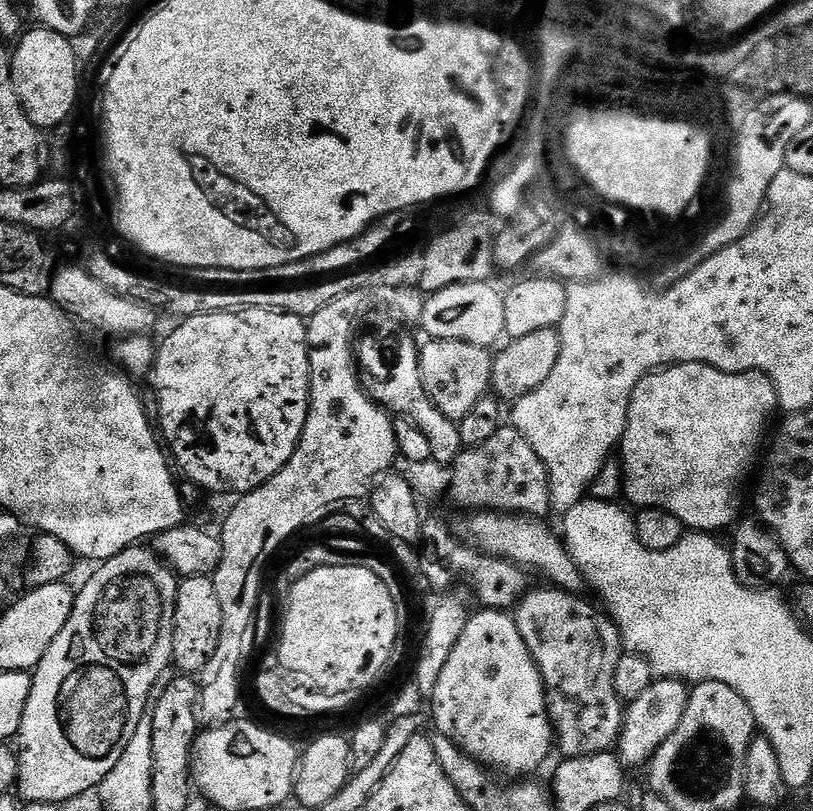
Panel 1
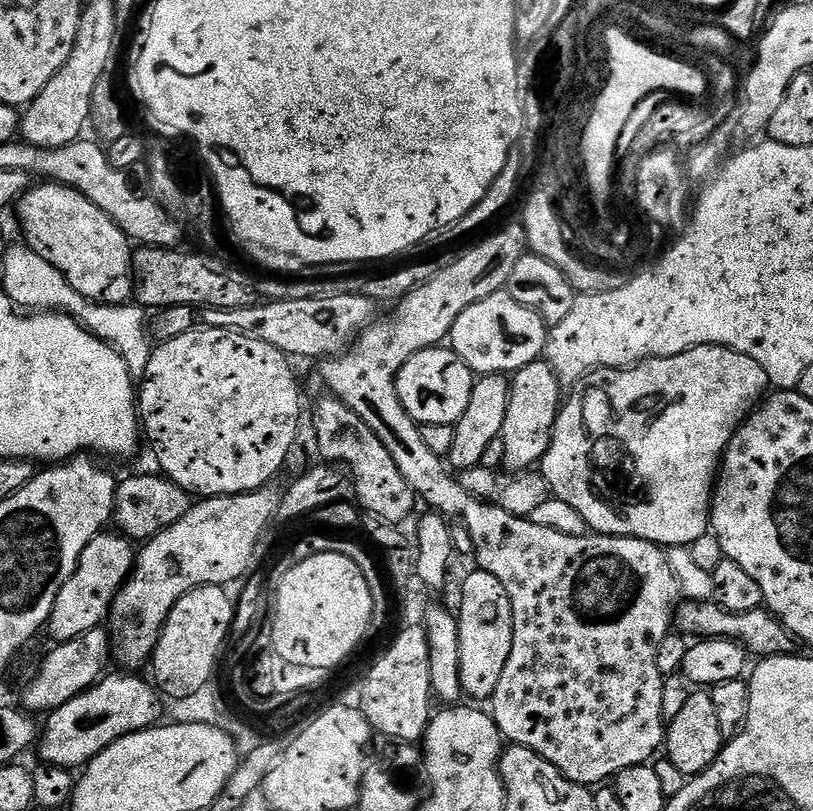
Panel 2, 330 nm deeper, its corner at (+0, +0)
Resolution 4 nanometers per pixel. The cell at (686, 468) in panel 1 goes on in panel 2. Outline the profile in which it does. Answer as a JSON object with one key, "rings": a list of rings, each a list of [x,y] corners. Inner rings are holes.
{"rings":[[[707,344],[691,348],[682,354],[674,354],[670,358],[643,360],[641,364],[634,364],[631,368],[597,368],[584,377],[582,384],[583,387],[576,390],[581,392],[576,392],[569,400],[567,397],[563,401],[554,426],[550,450],[546,450],[542,461],[542,473],[551,488],[551,495],[574,506],[574,510],[582,514],[585,525],[593,533],[602,536],[632,536],[636,540],[648,540],[657,546],[691,546],[698,538],[709,535],[712,494],[718,479],[718,469],[733,434],[756,411],[769,391],[766,370],[762,370],[762,366],[754,362],[754,358],[738,354],[738,350]]]}

